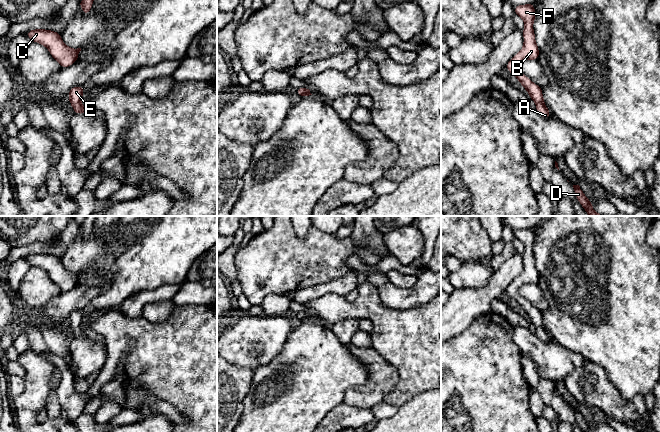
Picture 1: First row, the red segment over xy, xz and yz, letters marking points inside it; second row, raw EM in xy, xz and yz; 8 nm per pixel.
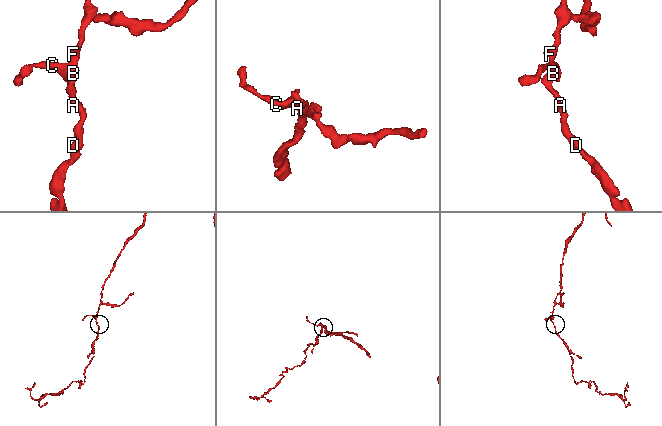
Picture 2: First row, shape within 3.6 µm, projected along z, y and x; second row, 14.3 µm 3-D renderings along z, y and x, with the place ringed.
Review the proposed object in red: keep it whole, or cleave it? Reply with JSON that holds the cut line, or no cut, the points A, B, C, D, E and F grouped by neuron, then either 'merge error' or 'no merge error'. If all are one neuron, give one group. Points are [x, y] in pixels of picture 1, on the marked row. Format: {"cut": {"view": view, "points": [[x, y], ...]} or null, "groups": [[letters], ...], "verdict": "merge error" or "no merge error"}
{"cut": null, "groups": [["A", "B", "C", "D", "E", "F"]], "verdict": "no merge error"}

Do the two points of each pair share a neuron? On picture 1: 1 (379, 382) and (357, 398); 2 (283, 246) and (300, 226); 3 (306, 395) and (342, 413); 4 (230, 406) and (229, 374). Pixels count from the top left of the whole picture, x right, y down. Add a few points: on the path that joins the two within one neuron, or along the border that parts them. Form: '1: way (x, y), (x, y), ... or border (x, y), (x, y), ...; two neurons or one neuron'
1: way (374, 387), (365, 396), (362, 396); one neuron
2: border (311, 226), (303, 237), (299, 237), (292, 227); two neurons
3: border (342, 402), (336, 405), (320, 421); two neurons
4: way (229, 398), (229, 382); one neuron

